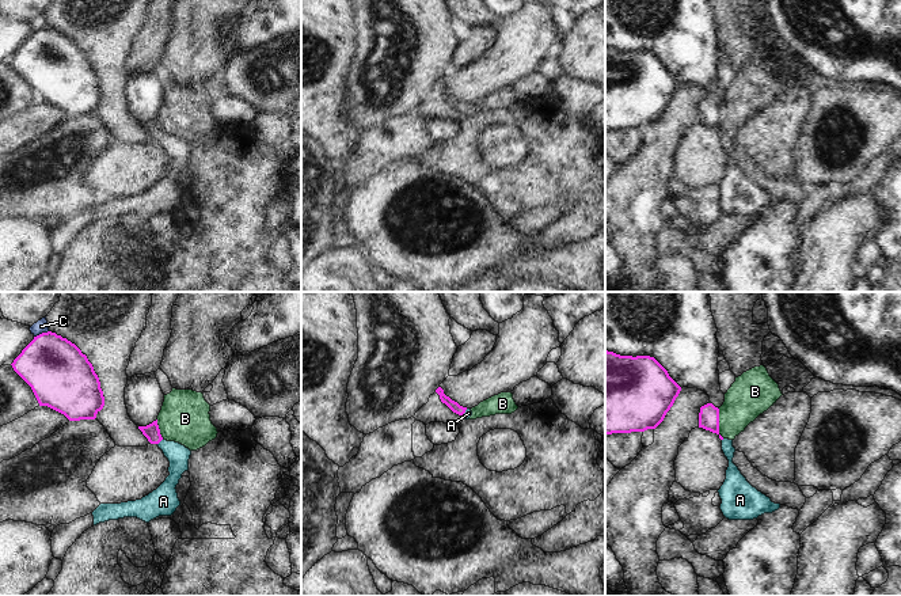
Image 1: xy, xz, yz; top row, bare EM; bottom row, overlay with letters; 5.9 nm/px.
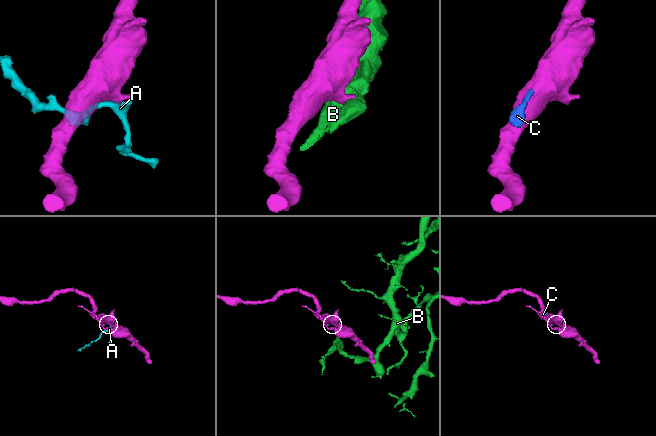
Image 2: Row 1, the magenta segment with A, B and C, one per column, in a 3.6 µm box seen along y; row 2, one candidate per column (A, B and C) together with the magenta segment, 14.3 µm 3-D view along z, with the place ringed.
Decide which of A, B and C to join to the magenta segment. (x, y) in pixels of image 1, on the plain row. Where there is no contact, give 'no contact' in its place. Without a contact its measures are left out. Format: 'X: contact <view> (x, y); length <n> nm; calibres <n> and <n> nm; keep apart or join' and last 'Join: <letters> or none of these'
A: contact xy (160, 136); length 50 nm; calibres 90 and 140 nm; join
B: contact yz (718, 118); length 190 nm; calibres 130 and 240 nm; keep apart
C: contact xy (42, 29); length 100 nm; calibres 360 and 80 nm; keep apart
Join: A

